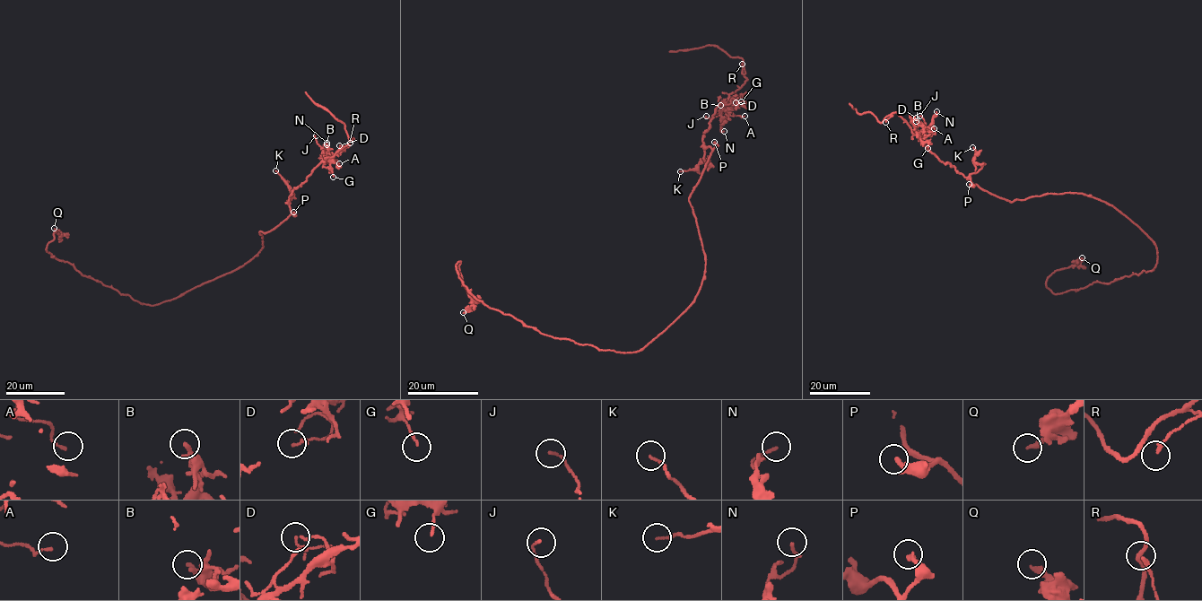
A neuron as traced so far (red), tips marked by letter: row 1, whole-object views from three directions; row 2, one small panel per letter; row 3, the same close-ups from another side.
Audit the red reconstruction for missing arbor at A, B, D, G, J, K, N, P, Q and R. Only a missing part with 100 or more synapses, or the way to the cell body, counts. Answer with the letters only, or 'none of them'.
none of them

